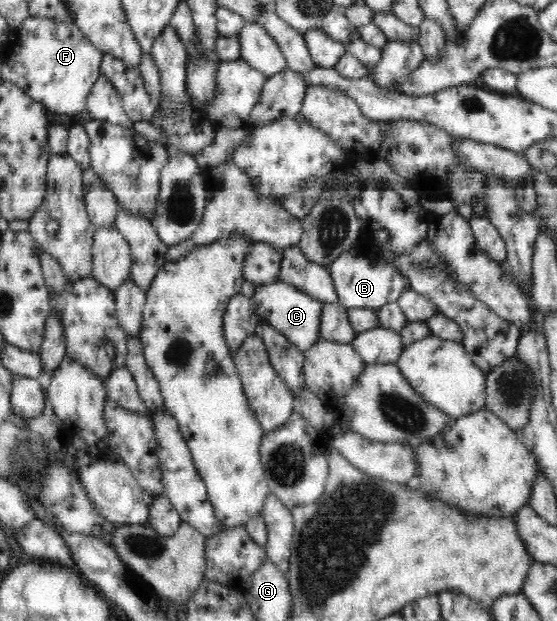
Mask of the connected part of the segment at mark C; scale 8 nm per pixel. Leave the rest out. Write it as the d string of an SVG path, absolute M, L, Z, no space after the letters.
M275 280L266 285L260 285L251 298L253 313L259 322L265 321L267 325L285 335L291 344L299 350L307 350L314 342L320 339L320 318L323 303L304 294L303 291L281 280Z

